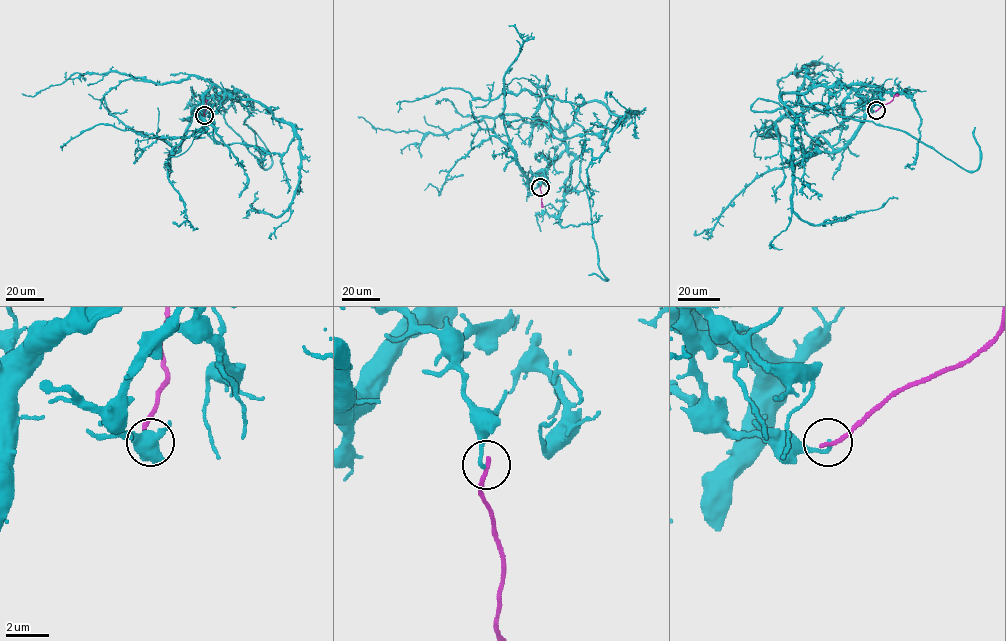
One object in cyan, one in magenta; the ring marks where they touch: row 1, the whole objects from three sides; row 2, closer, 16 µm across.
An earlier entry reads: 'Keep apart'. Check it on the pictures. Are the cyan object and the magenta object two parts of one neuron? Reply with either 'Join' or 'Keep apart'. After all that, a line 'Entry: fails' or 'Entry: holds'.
Keep apart
Entry: holds

